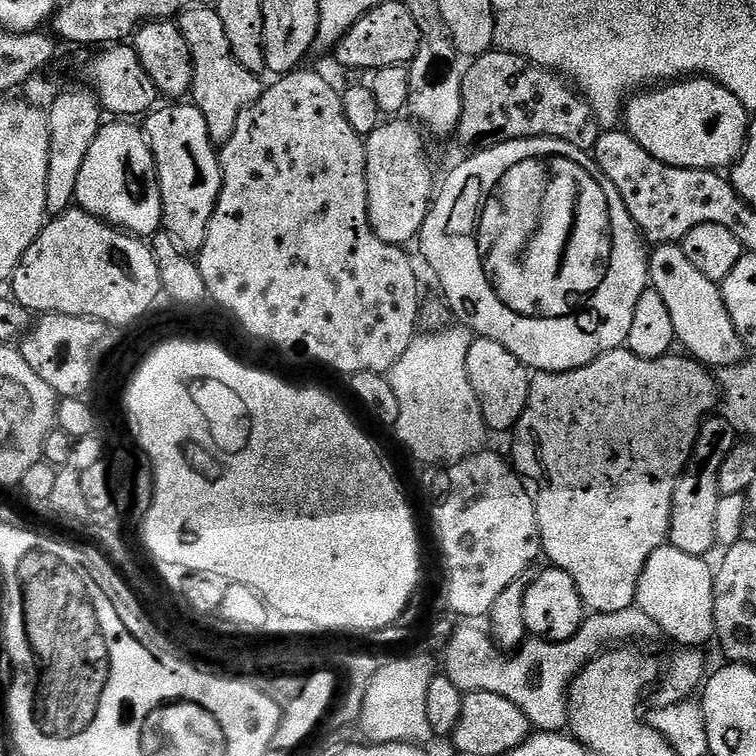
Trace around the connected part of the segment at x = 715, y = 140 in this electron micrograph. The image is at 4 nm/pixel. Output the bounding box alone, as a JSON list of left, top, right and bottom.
[622,76,750,169]

